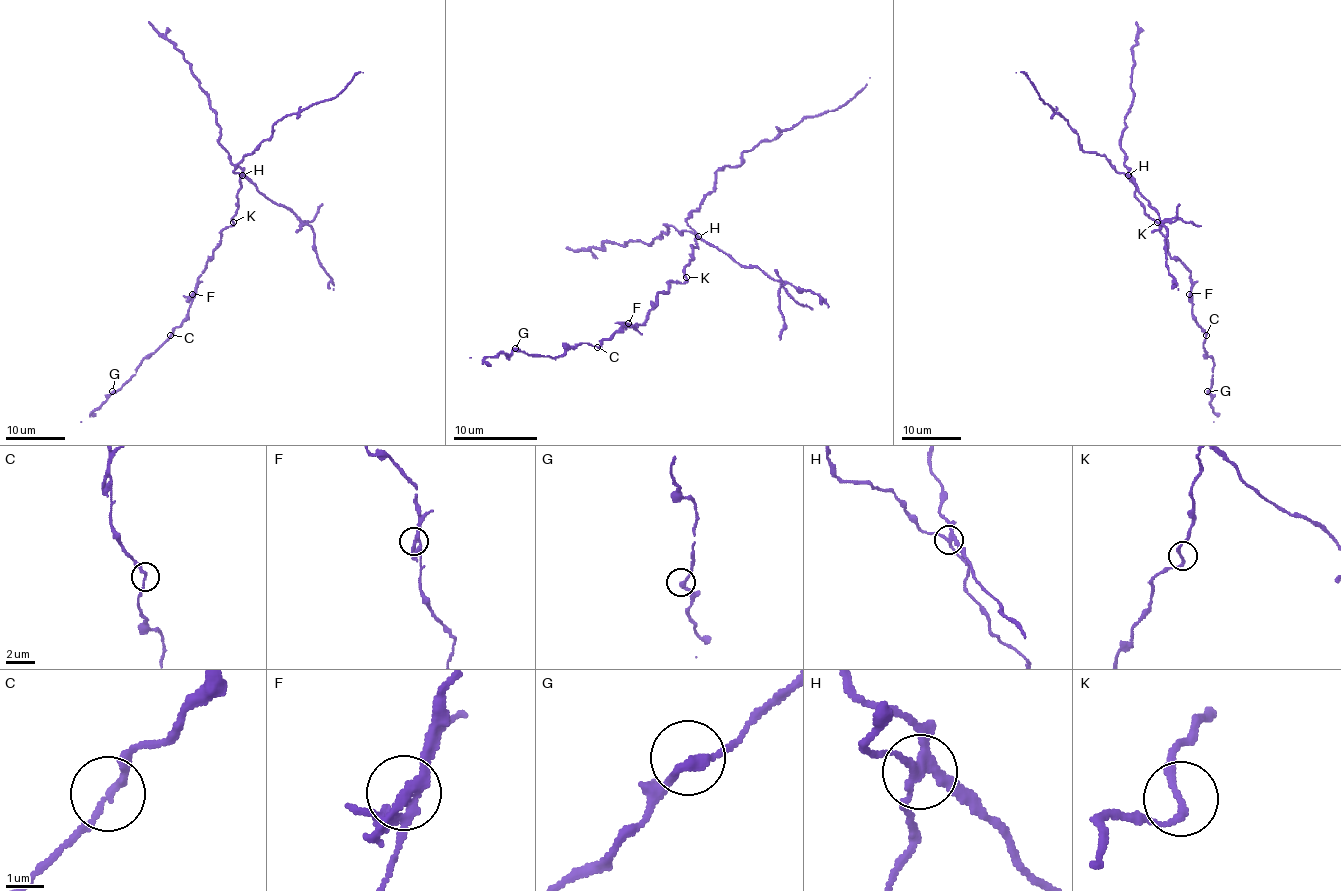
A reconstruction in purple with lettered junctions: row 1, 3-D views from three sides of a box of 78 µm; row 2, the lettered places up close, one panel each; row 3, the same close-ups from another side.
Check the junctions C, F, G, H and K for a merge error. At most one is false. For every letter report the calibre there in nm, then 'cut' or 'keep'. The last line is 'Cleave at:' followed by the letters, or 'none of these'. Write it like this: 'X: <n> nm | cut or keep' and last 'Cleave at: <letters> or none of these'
C: 170 nm | keep
F: 200 nm | keep
G: 240 nm | keep
H: 220 nm | cut
K: 180 nm | keep
Cleave at: H

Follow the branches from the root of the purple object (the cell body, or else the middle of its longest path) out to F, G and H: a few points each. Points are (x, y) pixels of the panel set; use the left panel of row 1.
F: (233, 223), (222, 232), (220, 244), (207, 261), (192, 294)
G: (233, 223), (222, 232), (219, 247), (198, 277), (188, 317), (139, 364), (135, 375), (112, 391)
H: (233, 223), (232, 217), (238, 208), (238, 189), (242, 176)

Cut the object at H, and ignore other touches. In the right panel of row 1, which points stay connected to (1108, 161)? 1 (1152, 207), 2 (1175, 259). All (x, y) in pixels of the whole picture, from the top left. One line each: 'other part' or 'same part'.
1: other part
2: same part

